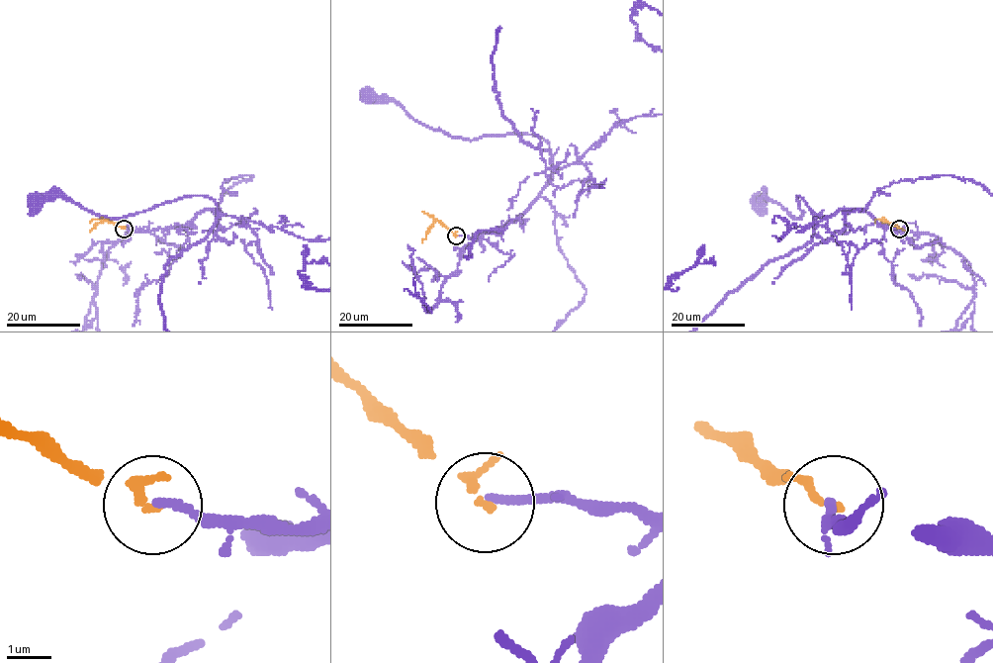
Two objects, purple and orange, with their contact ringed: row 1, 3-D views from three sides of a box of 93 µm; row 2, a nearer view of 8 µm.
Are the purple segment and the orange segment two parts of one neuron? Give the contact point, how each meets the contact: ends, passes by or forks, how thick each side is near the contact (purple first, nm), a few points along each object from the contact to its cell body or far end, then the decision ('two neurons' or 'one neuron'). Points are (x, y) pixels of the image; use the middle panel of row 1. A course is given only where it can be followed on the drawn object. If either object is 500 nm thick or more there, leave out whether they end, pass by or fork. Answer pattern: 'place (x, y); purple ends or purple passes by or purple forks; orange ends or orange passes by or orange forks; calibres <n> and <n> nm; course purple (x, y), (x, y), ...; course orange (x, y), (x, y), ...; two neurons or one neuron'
place (456, 236); purple ends; orange ends; calibres 190 and 200 nm; course purple (456, 236), (478, 237), (517, 219), (550, 180), (549, 144), (516, 134), (449, 137), (366, 93); course orange (456, 236), (435, 221), (422, 243); two neurons

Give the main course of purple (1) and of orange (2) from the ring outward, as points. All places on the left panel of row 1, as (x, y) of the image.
1: (124, 229), (185, 226), (219, 210), (204, 196), (184, 196), (117, 218), (61, 197), (34, 200)
2: (124, 229), (103, 221), (90, 232)

